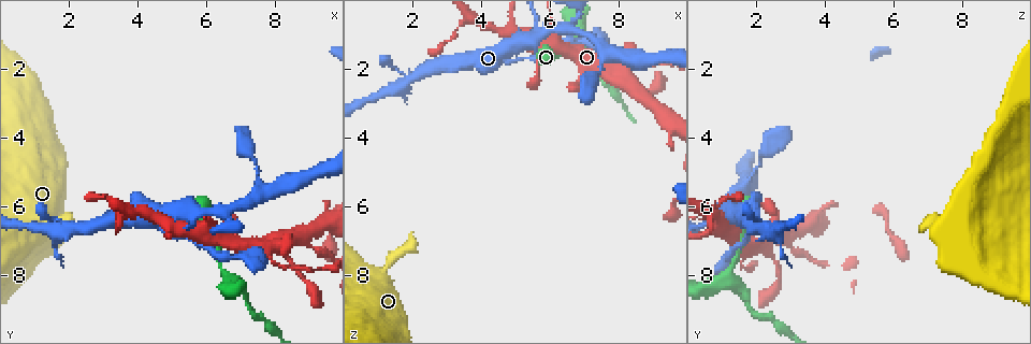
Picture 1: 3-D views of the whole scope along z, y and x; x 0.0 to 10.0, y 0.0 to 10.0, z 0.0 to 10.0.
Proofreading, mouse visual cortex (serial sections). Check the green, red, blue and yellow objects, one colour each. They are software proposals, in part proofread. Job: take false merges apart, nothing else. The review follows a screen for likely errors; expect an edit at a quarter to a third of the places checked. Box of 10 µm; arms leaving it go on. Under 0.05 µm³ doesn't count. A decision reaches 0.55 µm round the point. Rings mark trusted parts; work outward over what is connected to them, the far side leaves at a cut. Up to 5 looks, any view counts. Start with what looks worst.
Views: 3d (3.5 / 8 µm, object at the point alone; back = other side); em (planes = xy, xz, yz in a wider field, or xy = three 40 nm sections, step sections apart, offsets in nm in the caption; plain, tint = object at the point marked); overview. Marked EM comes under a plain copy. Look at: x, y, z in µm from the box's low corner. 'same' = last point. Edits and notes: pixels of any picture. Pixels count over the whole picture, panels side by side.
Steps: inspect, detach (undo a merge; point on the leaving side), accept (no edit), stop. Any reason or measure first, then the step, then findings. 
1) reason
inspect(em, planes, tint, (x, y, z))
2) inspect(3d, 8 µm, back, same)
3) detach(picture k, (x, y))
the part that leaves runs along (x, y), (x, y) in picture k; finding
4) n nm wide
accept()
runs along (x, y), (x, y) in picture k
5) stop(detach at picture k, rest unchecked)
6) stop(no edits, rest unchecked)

three arms meet
inspect(em, xy, step 3, tint, (6.60, 7.95, 1.25))

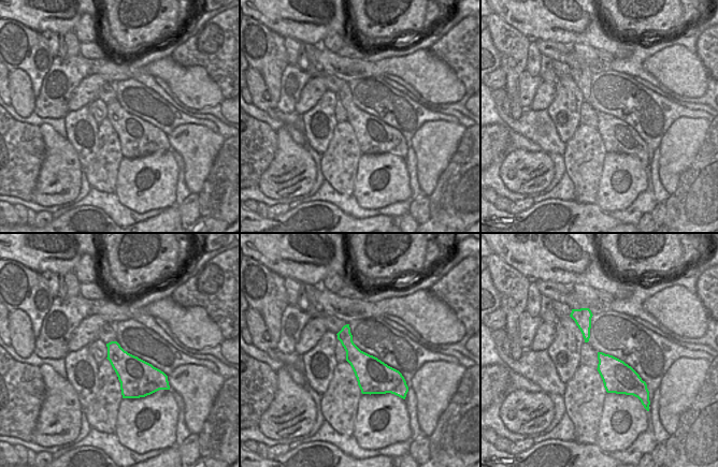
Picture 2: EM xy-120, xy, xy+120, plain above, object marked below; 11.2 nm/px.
see where the arms go
inspect(3d, 3.5 µm, same)

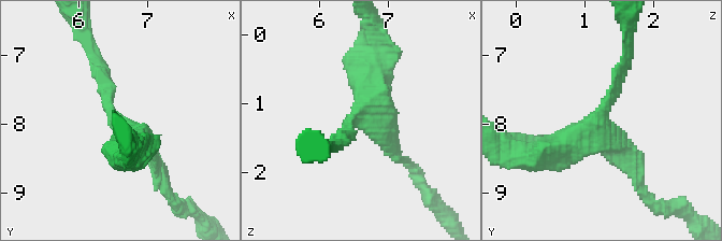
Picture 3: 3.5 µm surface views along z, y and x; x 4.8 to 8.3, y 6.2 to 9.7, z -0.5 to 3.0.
accept()
runs along (624, 60), (600, 119), (544, 153) in picture 3; continuous, no second cell

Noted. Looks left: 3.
sudden change in width
inspect(3d, 3.5 µm, (1.00, 6.40, 8.00))

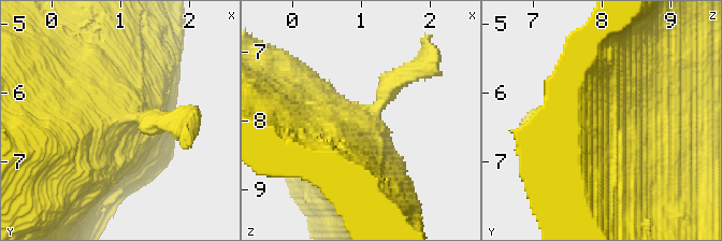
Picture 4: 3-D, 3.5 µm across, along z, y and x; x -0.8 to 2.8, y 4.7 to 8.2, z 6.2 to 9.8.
shape alone is not enough
inspect(em, xy, step 2, tint, (0.95, 6.40, 8.05))

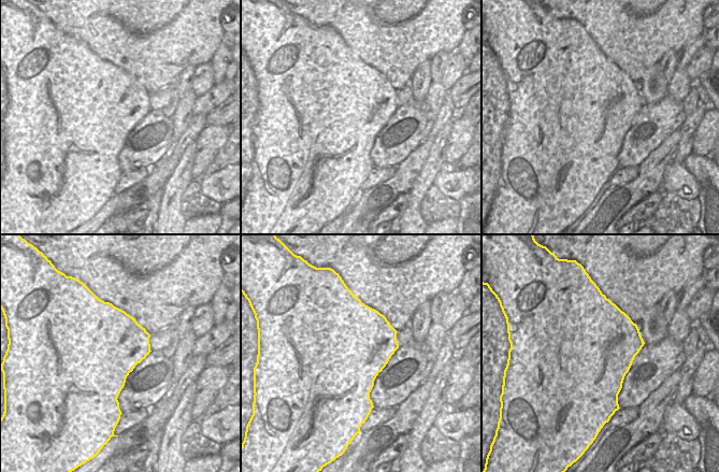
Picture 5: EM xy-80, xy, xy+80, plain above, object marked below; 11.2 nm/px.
detach(picture 4, (409, 79))
the part that leaves runs along (383, 102), (429, 60), (432, 36) in picture 4; two cells meet here

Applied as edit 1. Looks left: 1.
stop(detach at picture 4, rest unchecked)

